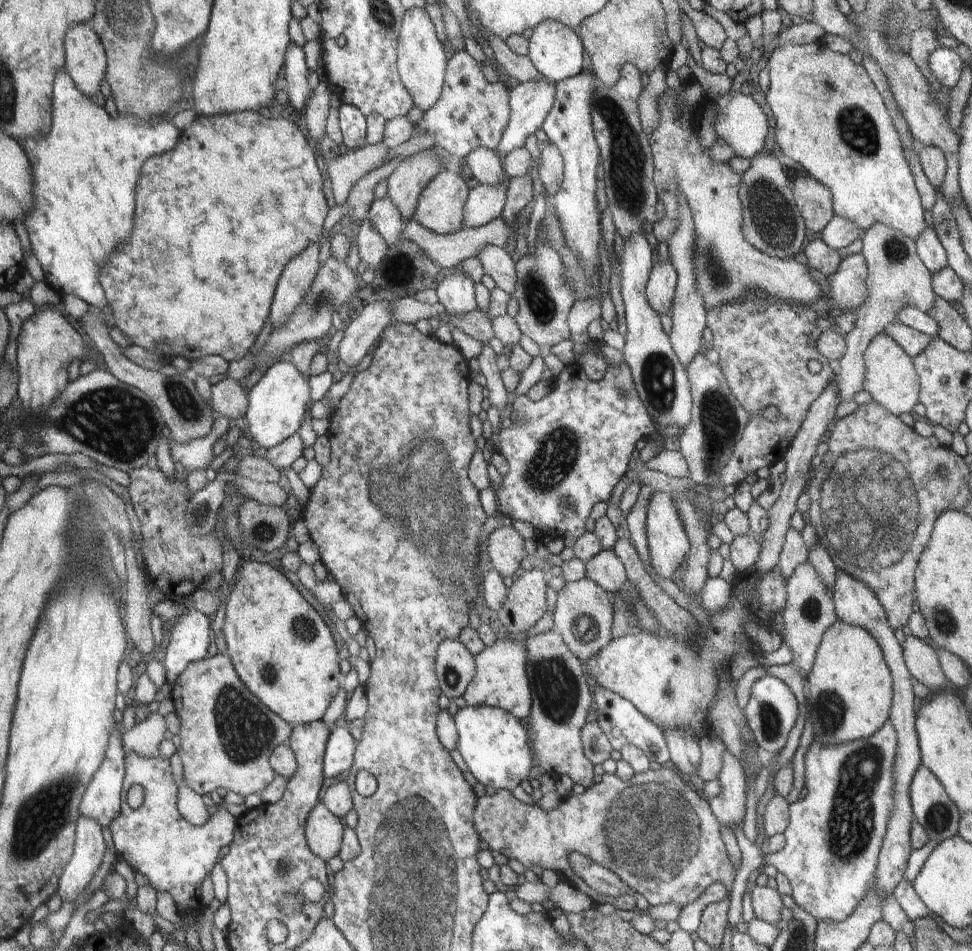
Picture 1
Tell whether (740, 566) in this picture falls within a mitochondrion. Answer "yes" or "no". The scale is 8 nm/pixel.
no

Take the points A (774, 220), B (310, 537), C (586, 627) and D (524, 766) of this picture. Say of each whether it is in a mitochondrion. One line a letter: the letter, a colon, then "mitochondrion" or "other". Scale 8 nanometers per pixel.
A: mitochondrion
B: other
C: mitochondrion
D: other

